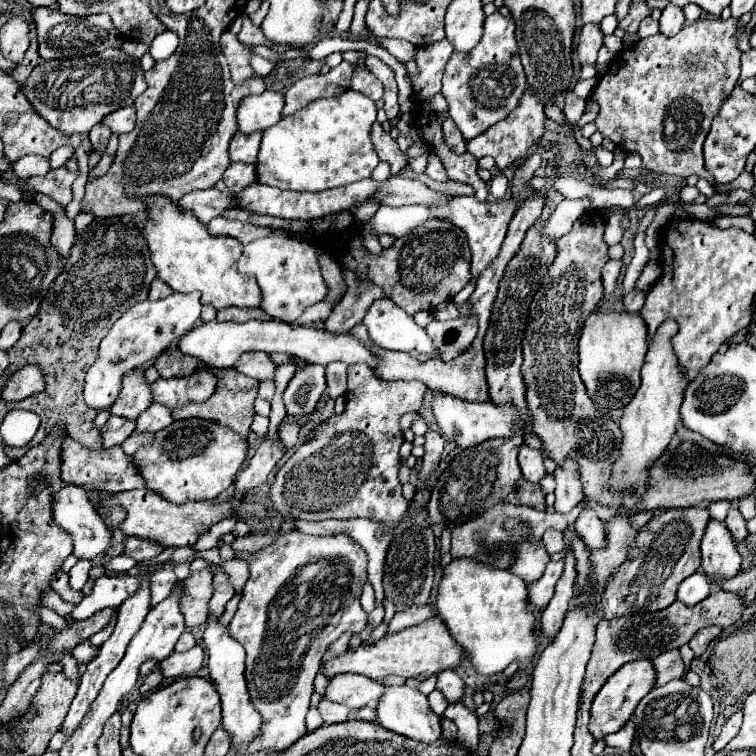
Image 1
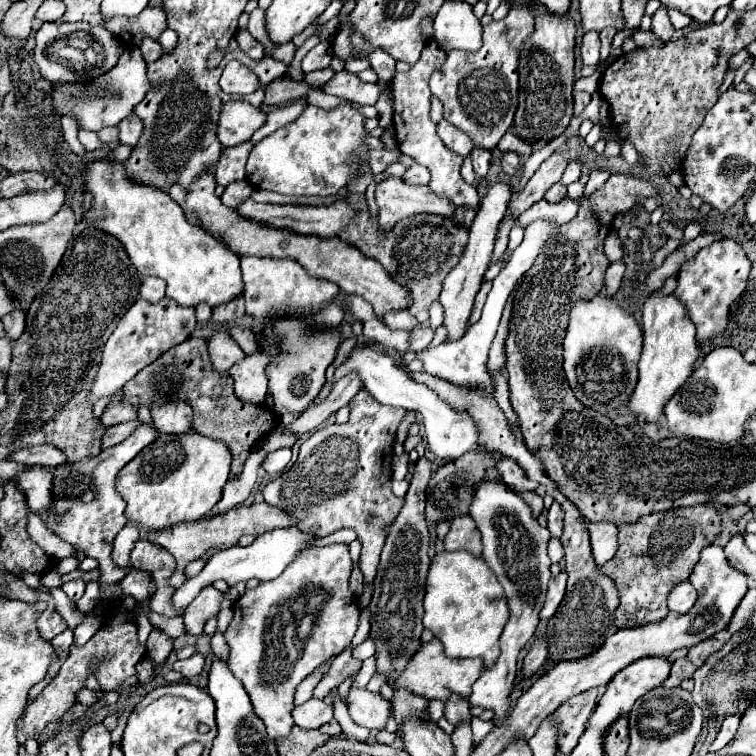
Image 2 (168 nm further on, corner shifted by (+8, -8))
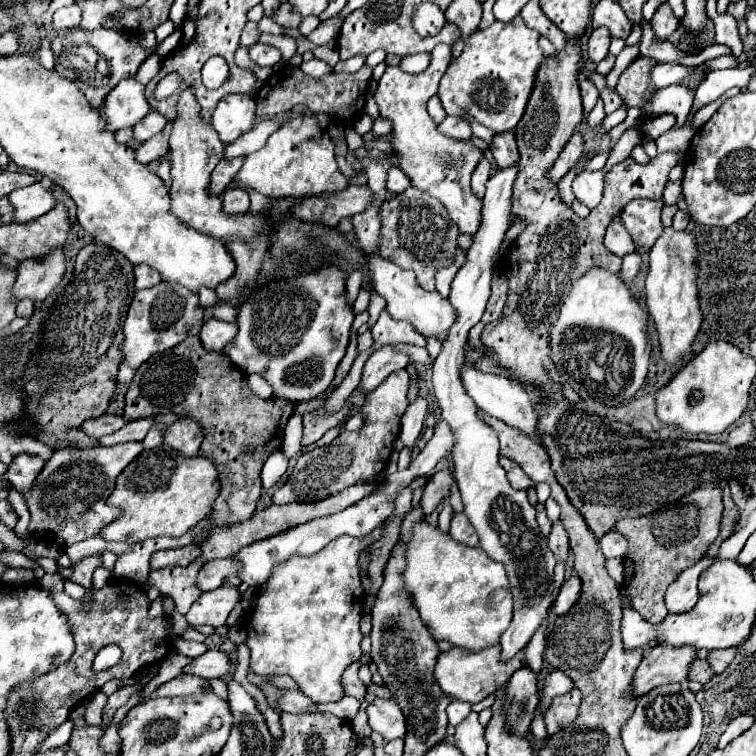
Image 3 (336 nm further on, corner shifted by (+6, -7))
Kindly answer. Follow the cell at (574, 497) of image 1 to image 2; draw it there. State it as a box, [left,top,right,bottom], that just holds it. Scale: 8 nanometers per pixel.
[547,501,563,537]

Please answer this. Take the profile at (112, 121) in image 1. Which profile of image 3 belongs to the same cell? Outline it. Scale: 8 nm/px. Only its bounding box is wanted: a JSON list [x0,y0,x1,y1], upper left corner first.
[133,110,167,142]

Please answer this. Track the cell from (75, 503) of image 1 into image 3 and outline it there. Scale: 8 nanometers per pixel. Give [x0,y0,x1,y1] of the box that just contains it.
[3,454,45,492]

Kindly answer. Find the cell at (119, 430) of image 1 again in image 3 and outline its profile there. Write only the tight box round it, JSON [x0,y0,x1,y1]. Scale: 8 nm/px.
[99,418,155,446]

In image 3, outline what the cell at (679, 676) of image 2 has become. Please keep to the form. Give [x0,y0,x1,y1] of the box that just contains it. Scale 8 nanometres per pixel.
[691,660,715,684]

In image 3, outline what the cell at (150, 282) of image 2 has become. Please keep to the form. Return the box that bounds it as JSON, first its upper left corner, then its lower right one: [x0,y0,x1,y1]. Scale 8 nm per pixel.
[133,264,161,290]

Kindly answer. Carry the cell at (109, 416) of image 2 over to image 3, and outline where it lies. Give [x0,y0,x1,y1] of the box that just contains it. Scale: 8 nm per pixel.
[81,414,127,438]

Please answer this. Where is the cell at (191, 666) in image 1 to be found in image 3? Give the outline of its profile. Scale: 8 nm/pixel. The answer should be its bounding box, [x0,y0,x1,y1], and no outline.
[183,650,231,680]

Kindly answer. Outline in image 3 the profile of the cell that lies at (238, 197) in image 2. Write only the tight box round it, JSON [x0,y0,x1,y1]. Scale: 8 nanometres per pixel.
[221,188,249,216]

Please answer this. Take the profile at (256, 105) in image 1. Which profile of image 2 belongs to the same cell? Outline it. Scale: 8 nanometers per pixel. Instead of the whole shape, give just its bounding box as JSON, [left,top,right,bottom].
[217,101,265,147]

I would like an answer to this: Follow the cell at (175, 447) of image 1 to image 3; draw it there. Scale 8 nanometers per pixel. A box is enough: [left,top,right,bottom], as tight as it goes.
[101,446,217,544]

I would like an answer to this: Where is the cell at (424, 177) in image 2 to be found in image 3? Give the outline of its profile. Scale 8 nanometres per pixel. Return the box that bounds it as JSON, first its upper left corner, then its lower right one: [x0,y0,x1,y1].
[385,168,411,194]

